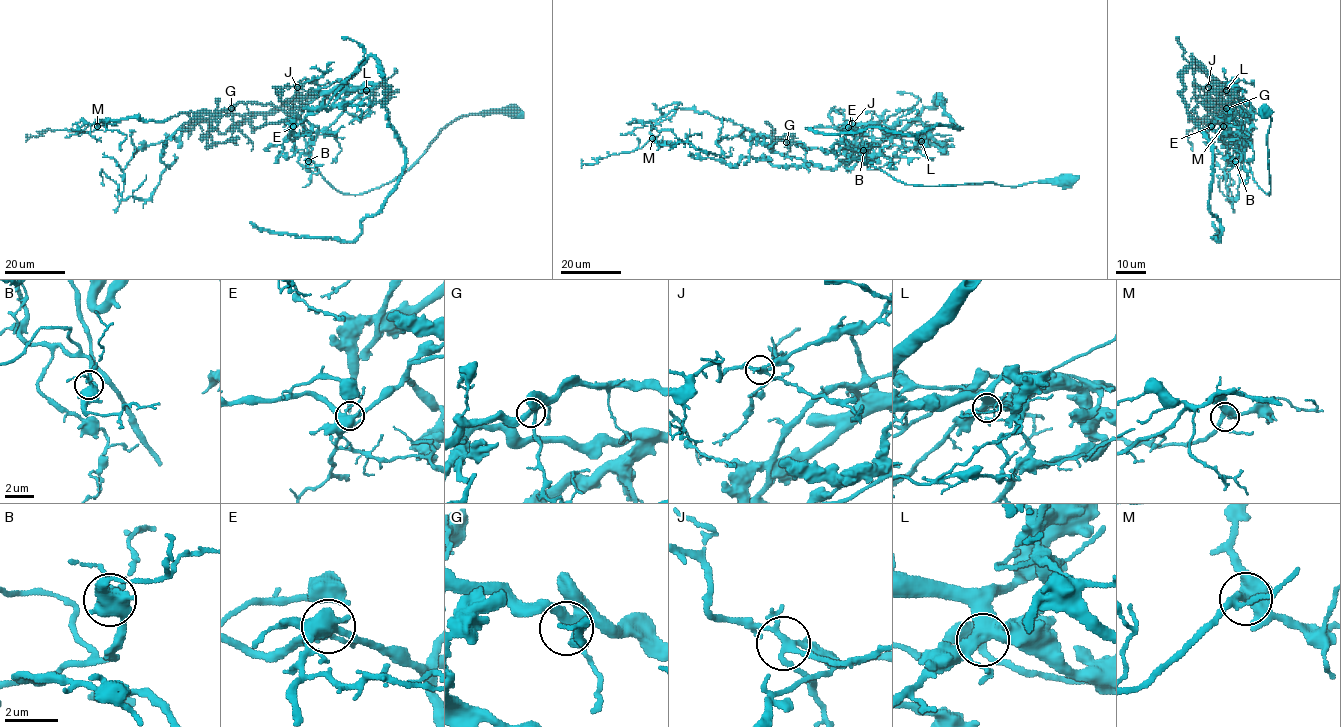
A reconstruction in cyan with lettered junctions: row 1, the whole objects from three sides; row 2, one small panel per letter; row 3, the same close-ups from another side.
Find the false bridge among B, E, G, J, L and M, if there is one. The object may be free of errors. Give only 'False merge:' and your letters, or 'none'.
False merge: L

